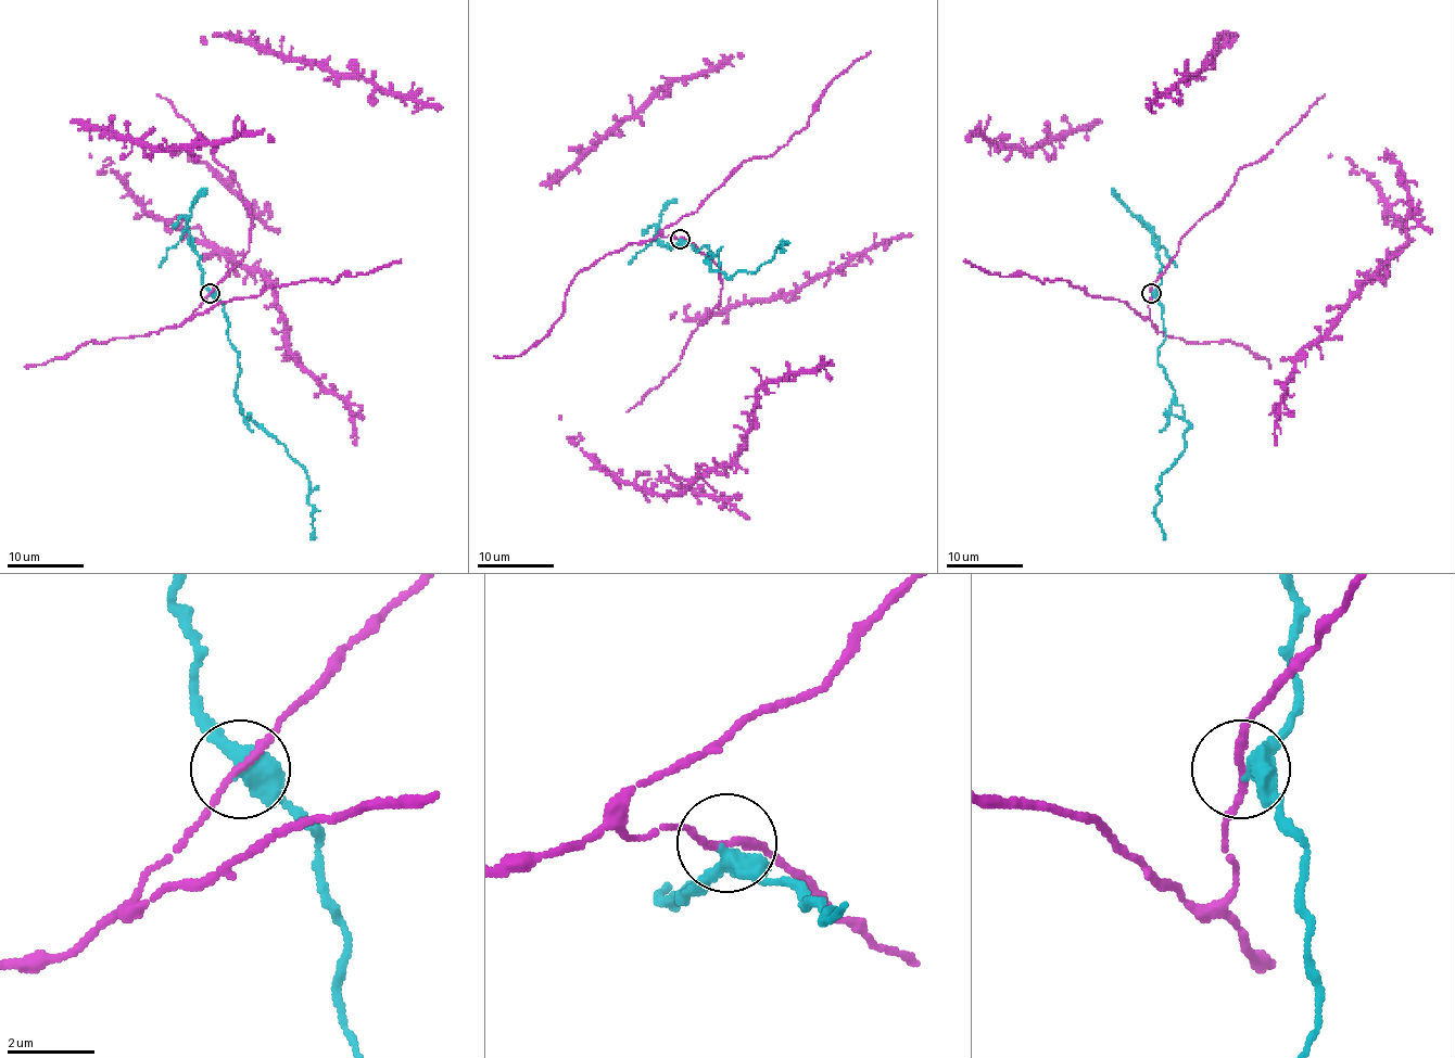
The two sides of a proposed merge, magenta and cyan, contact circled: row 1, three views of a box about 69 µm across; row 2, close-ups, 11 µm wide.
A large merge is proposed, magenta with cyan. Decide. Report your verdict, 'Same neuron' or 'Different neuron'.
Different neuron

